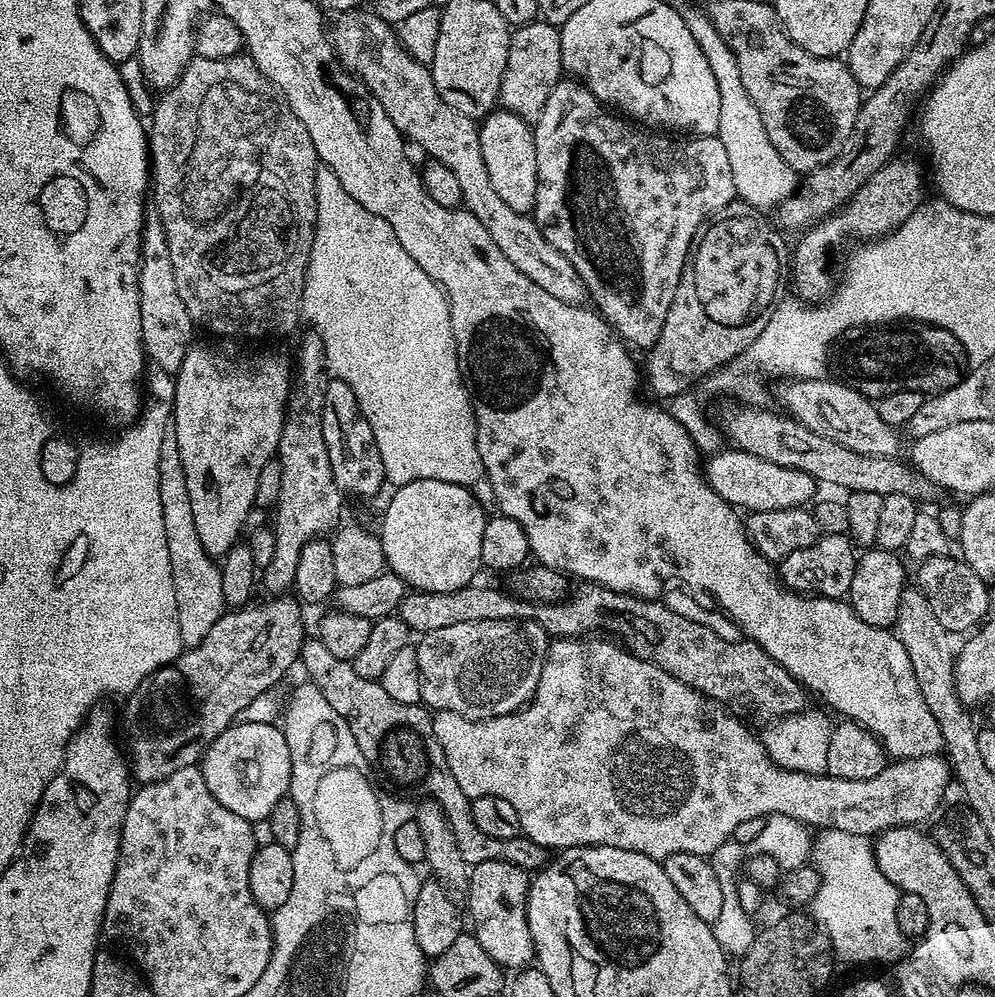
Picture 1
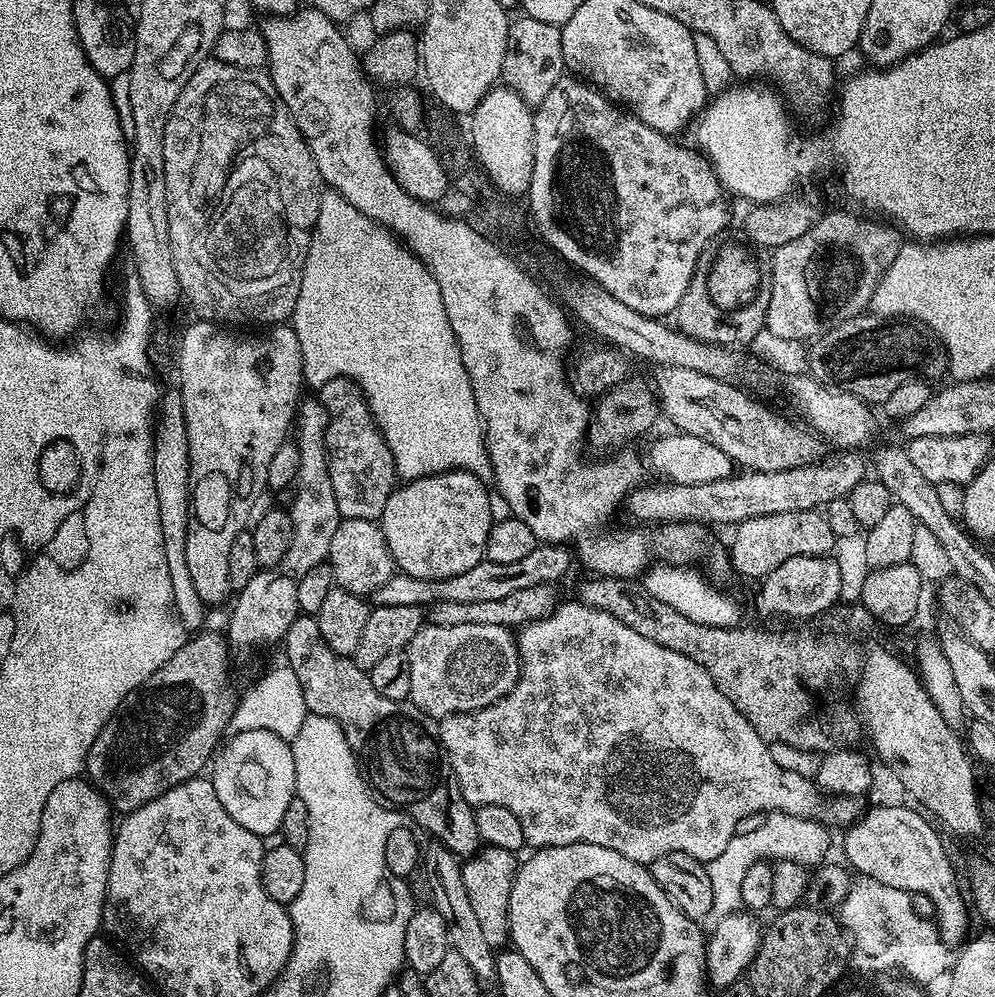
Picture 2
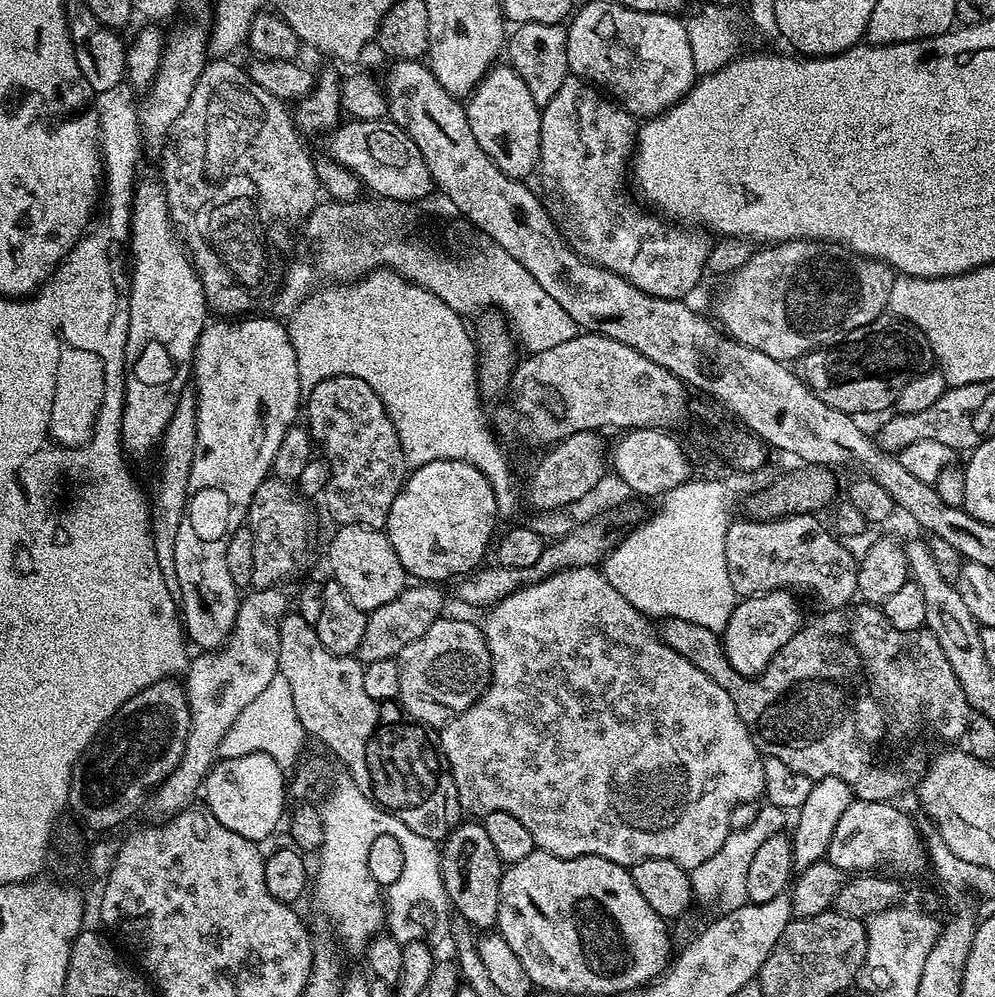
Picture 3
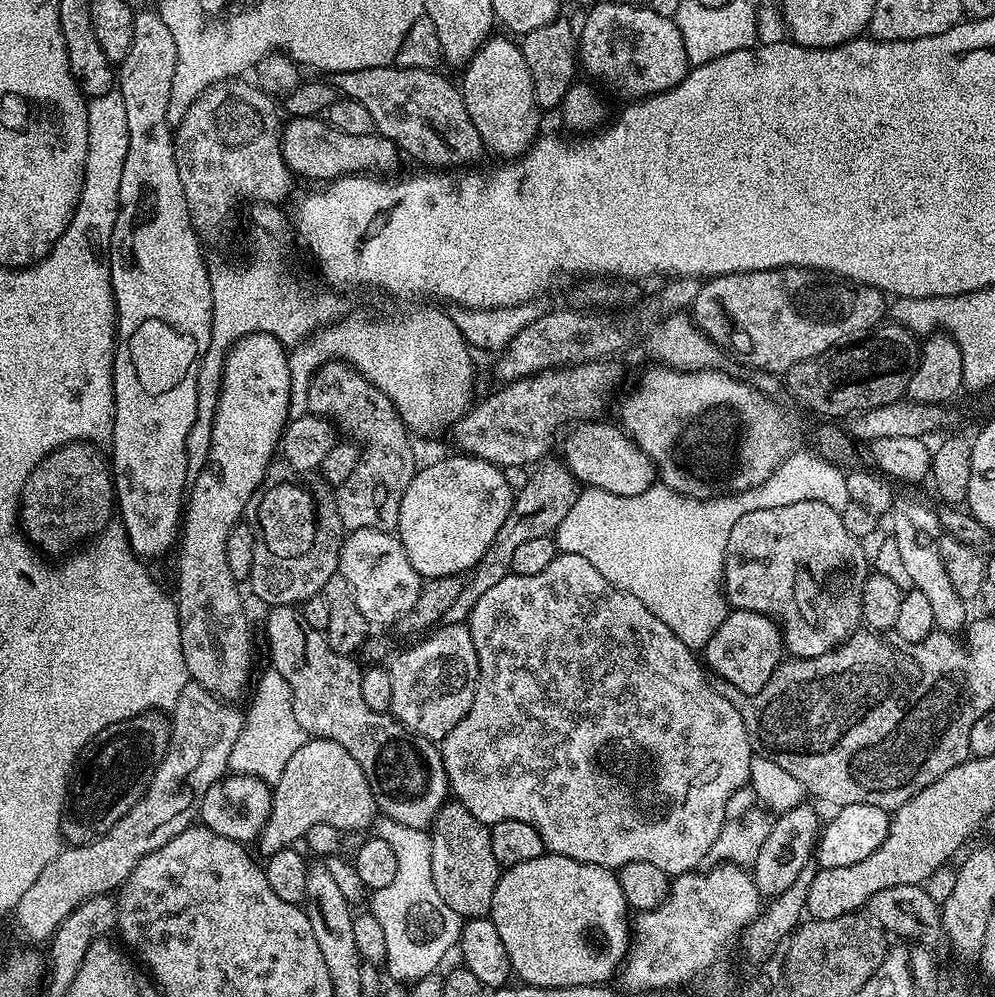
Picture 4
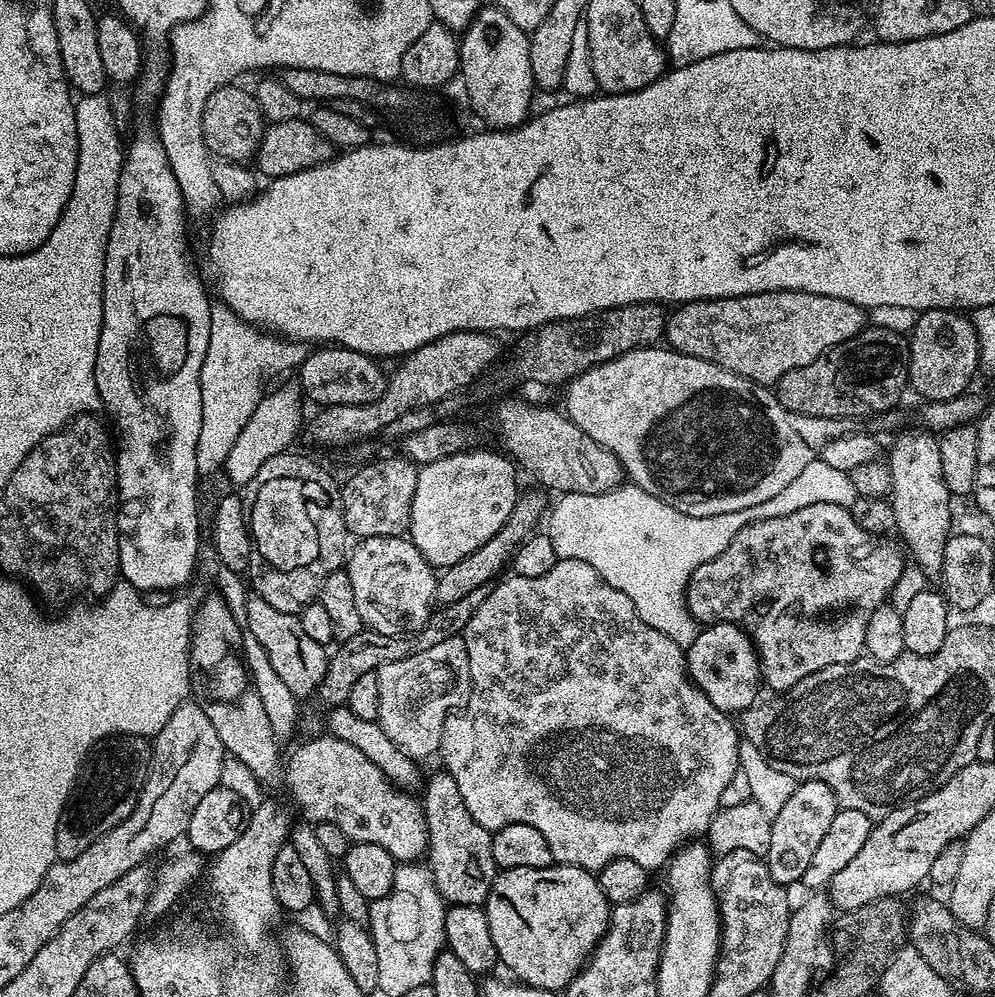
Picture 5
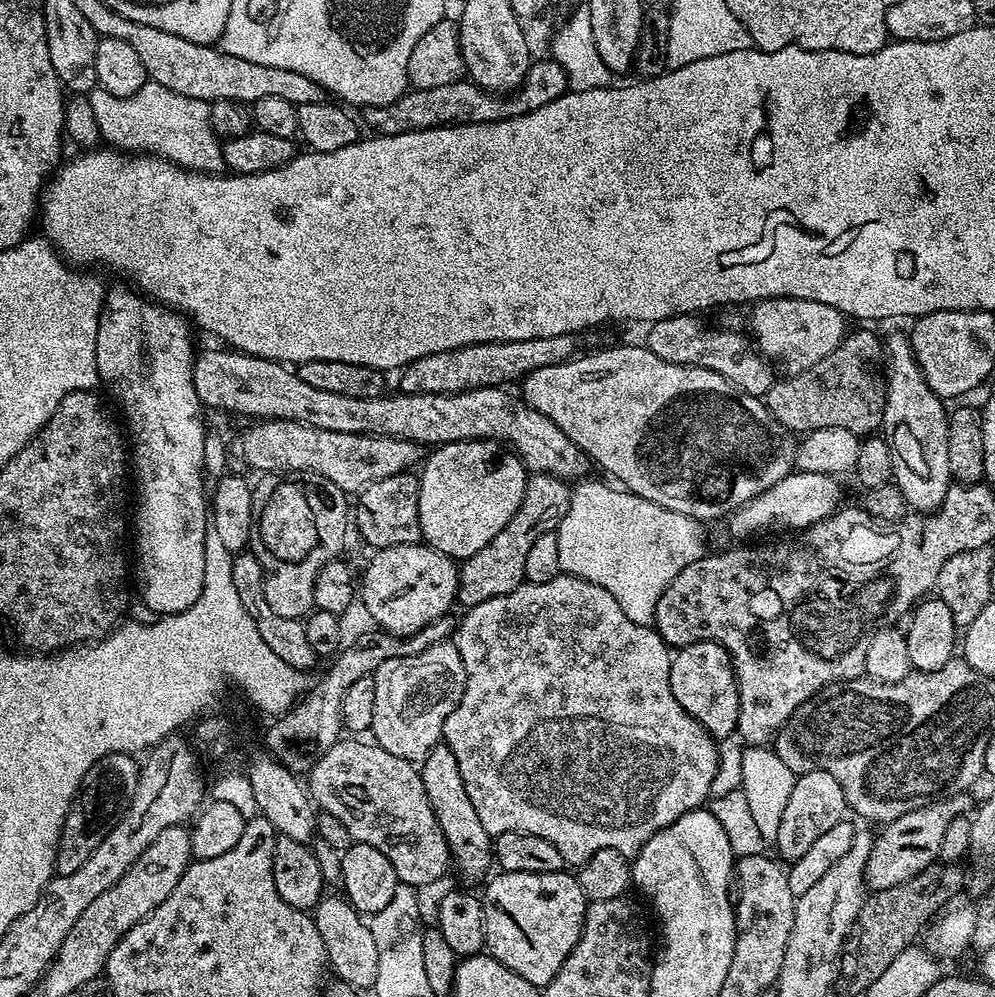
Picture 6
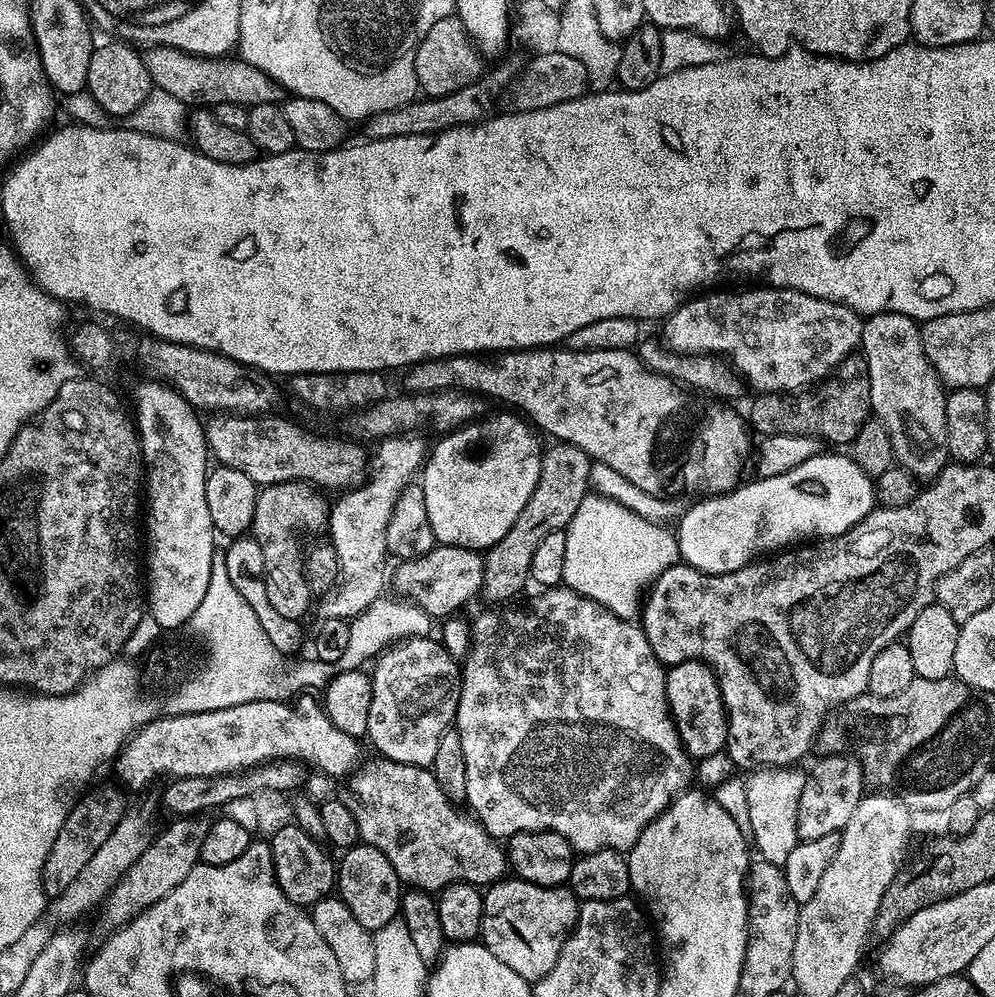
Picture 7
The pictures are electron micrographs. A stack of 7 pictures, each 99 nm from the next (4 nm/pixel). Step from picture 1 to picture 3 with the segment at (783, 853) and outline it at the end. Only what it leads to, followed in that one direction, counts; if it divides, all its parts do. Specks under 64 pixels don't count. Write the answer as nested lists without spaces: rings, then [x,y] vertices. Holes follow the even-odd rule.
[[[765,803],[761,805],[758,816],[750,826],[729,831],[726,840],[718,848],[718,853],[702,862],[700,866],[691,869],[690,878],[693,893],[698,896],[700,894],[704,896],[717,894],[727,911],[738,909],[747,903],[746,874],[750,863],[752,863],[761,844],[764,844],[768,838],[785,831],[786,816],[788,814],[785,809]]]

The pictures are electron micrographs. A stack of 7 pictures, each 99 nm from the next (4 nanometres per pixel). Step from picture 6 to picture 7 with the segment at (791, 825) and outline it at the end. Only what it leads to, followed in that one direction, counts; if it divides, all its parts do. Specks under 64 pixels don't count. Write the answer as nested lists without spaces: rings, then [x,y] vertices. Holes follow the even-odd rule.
[[[828,754],[809,771],[804,778],[802,794],[796,811],[796,836],[799,841],[813,840],[823,835],[839,832],[849,822],[864,795],[859,763],[844,754]]]

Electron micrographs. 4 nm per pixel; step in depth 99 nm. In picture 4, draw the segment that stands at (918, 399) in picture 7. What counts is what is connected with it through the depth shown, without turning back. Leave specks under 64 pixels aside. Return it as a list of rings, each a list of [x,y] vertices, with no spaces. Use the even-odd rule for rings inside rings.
[[[901,495],[892,507],[890,521],[892,520],[892,536],[896,539],[896,556],[908,575],[908,584],[922,590],[925,598],[930,598],[930,606],[934,613],[934,622],[937,629],[942,632],[959,633],[969,623],[969,605],[954,590],[950,582],[950,574],[946,574],[946,566],[942,562],[940,549],[940,512],[932,509],[924,500],[916,496]]]

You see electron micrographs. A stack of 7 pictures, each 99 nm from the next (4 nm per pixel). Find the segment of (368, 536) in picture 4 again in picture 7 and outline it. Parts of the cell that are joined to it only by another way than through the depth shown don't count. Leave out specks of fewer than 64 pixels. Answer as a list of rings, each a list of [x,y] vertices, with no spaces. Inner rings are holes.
[[[449,544],[434,546],[426,554],[413,560],[400,560],[396,573],[391,573],[390,584],[401,597],[415,603],[431,618],[448,618],[456,612],[472,595],[477,595],[484,574],[484,558],[477,549],[455,548]]]

